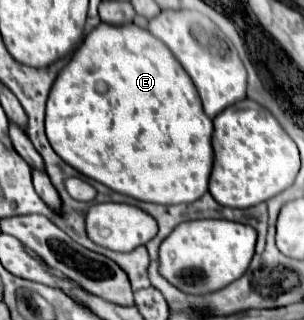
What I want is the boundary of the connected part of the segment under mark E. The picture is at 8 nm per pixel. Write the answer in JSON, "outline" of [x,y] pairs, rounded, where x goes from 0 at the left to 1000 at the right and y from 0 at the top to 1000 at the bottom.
{"outline":[[[329,72],[309,97],[296,97],[283,109],[276,134],[263,141],[263,153],[237,172],[230,197],[197,222],[197,234],[184,247],[184,266],[171,266],[171,284],[164,284],[164,303],[158,303],[158,322],[151,322],[151,422],[158,422],[158,441],[164,441],[171,466],[224,516],[237,516],[270,547],[362,584],[382,603],[441,616],[454,628],[487,628],[487,634],[526,634],[526,641],[632,634],[684,597],[684,559],[691,559],[697,503],[704,503],[704,472],[697,447],[691,447],[701,409],[701,372],[678,366],[678,353],[664,347],[651,284],[645,284],[632,247],[618,241],[618,228],[599,216],[599,203],[572,184],[559,153],[526,122],[513,122],[493,97],[480,97],[467,84],[447,84],[441,72],[401,78],[401,84]]]}

